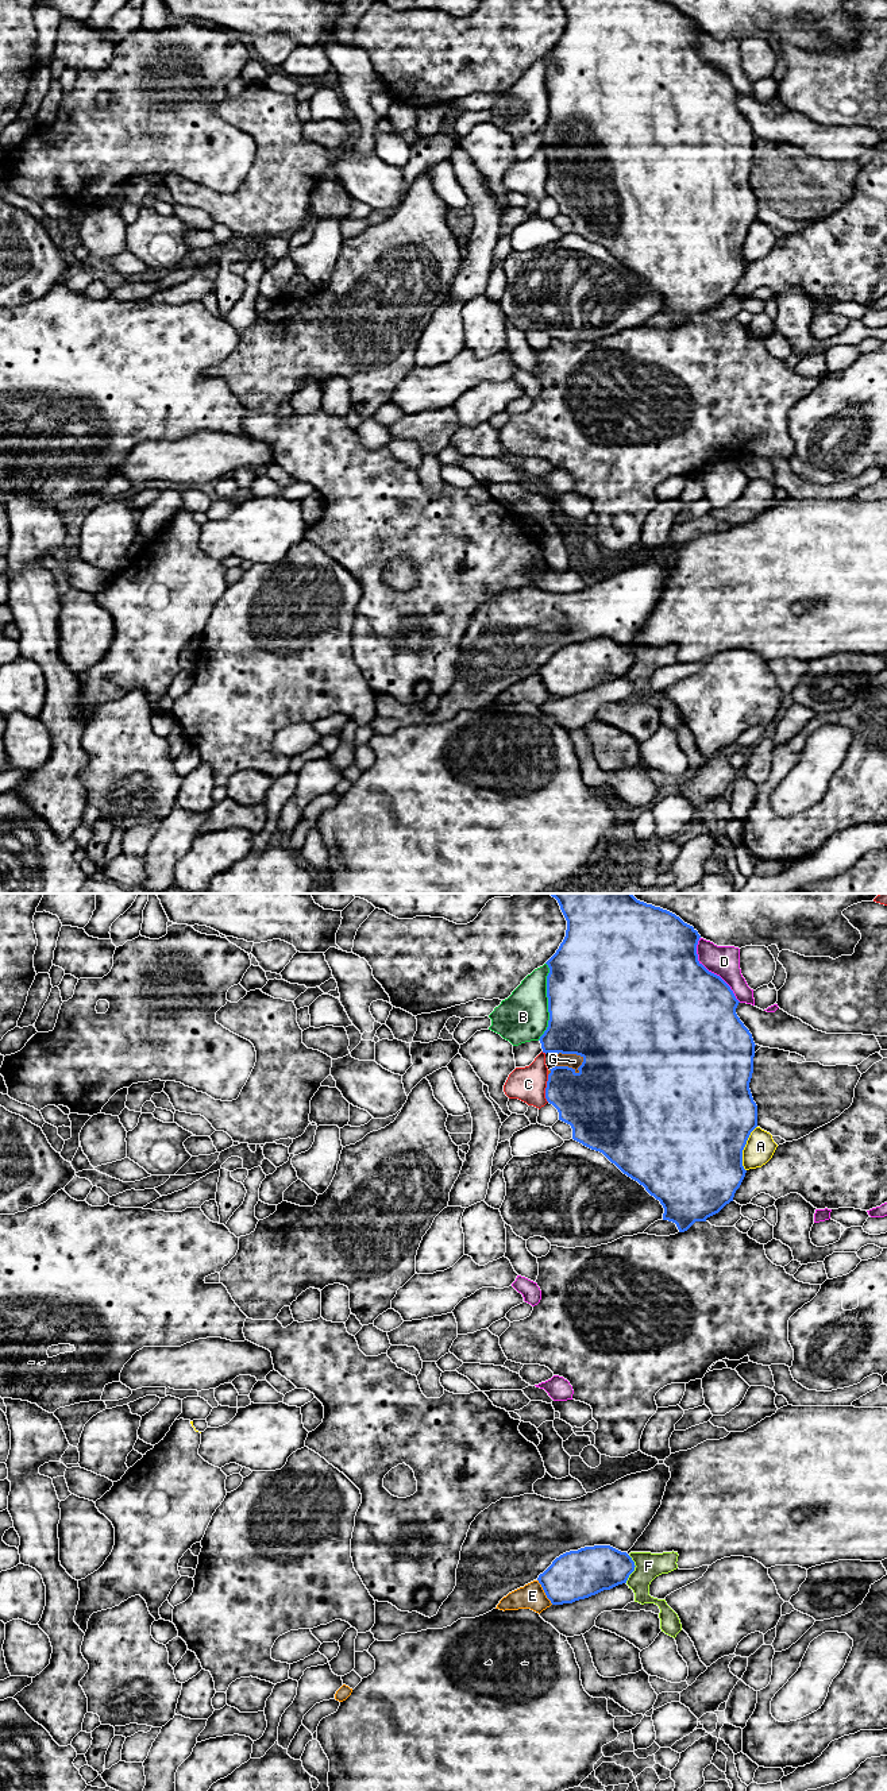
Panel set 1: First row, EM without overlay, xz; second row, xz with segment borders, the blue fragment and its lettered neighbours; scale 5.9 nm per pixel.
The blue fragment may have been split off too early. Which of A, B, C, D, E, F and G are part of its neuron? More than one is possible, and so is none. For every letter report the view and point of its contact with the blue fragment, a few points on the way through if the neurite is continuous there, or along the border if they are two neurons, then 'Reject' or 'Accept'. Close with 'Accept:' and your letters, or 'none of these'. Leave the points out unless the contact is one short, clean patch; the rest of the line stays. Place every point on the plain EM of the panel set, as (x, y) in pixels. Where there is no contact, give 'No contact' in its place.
A: Touches blue at xz (743, 242). Reject
B: Touches blue at xz (548, 95). Reject
C: Touches blue at xz (546, 181). Reject
D: Touches blue at xz (710, 65). Reject
E: Touches blue at xz (544, 684). Reject
F: Touches blue at xz (633, 662). Reject
G: Touches blue at xz (577, 147). Path across: xz (592, 108), (589, 135), (577, 147), (574, 154). Accept
Accept: G

